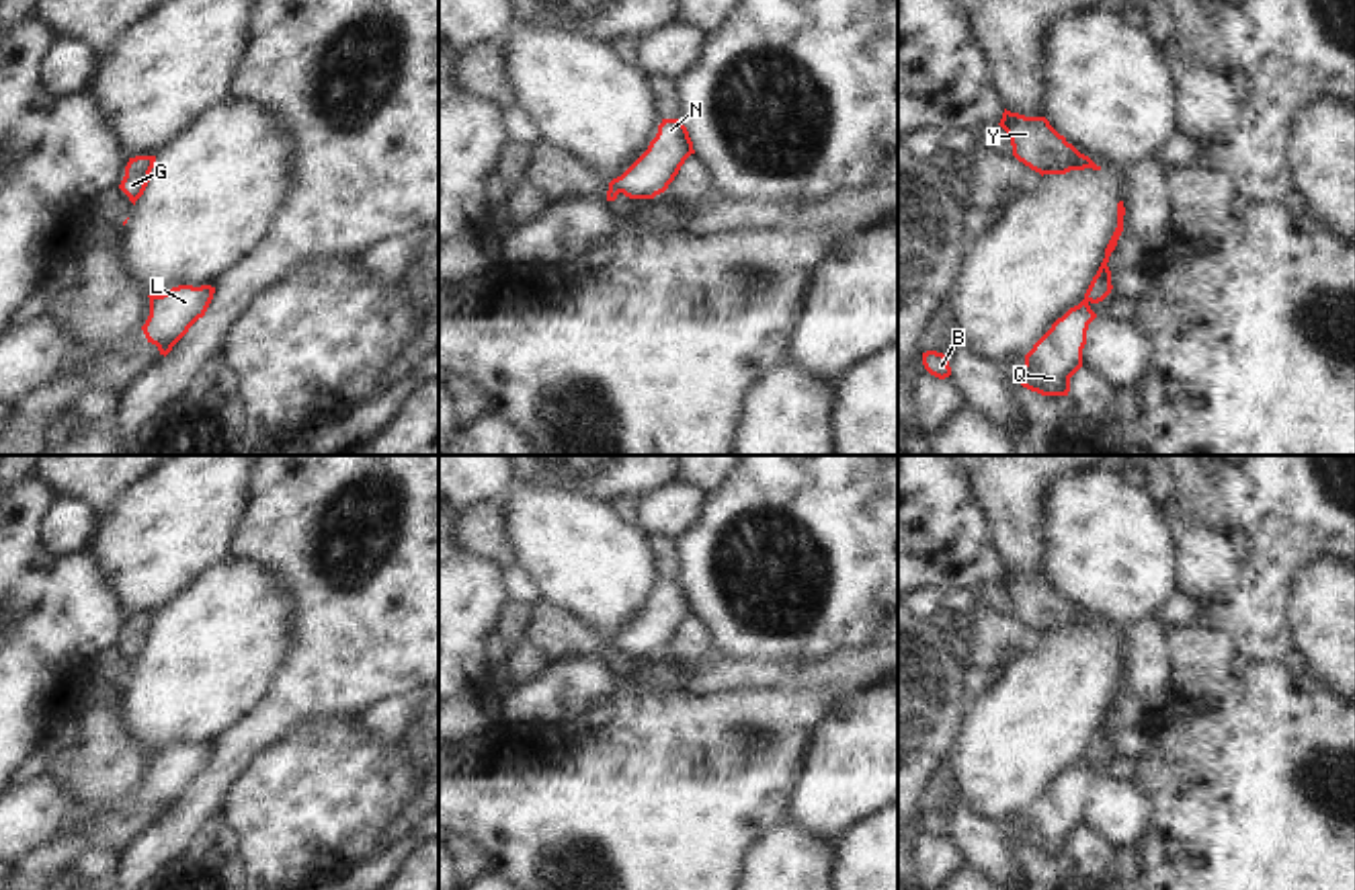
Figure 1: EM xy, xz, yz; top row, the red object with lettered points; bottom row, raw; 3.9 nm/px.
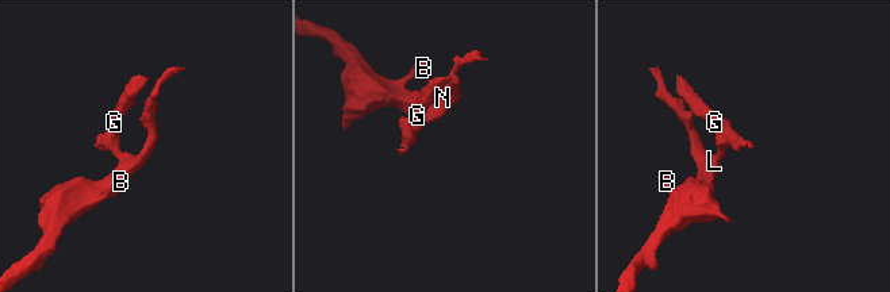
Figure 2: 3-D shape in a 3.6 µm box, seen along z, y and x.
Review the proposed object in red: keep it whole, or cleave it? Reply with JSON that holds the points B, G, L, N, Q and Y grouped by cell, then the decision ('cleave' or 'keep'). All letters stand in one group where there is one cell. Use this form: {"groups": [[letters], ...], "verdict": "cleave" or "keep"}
{"groups": [["B", "L", "N", "Q"], ["G", "Y"]], "verdict": "cleave"}

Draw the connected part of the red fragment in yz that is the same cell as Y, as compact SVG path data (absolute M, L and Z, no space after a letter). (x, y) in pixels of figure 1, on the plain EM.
M1004 568L998 584L1011 599L1013 615L1041 636L1084 628L1101 630L1089 615L1068 603L1045 576L1025 576Z

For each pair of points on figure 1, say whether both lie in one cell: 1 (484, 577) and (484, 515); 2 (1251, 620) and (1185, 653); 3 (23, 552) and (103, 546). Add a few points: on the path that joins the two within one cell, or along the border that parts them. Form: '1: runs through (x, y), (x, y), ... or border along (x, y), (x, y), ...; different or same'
1: border along (468, 509), (462, 538), (505, 567); different
2: border along (1222, 628), (1239, 661), (1261, 663); different
3: border along (87, 548), (113, 589); different

